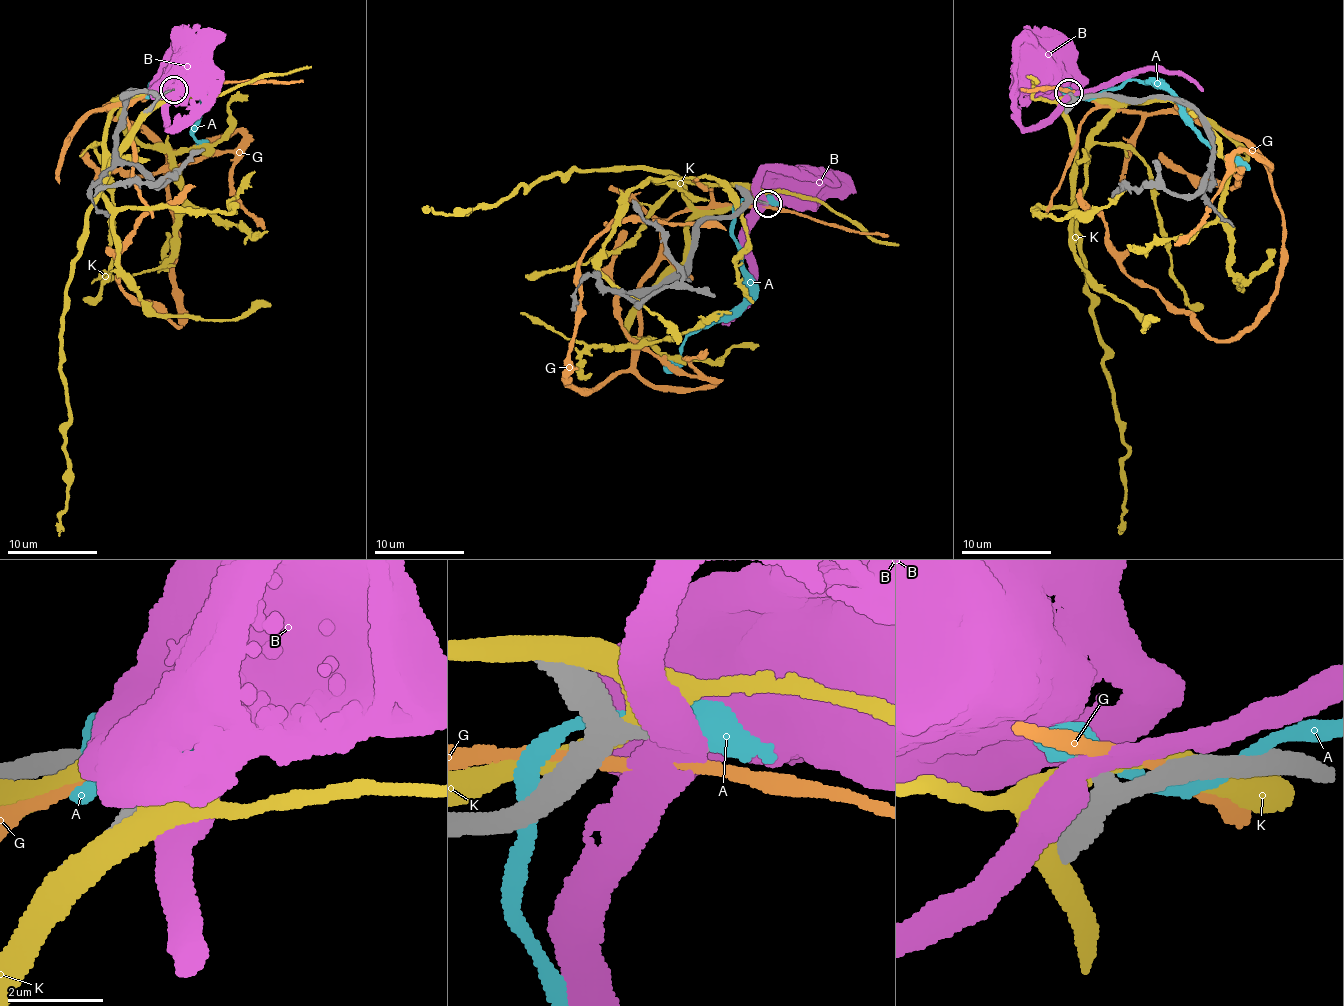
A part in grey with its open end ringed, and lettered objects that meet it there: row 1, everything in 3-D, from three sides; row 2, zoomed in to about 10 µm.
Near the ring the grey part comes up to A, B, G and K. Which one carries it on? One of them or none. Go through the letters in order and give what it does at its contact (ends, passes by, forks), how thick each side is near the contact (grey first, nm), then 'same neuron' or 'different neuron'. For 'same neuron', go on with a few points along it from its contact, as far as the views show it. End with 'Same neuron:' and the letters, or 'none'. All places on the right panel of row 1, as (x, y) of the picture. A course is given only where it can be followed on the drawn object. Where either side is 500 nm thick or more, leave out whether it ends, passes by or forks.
A: 260 nm thick on the grey side, 550 nm on the other; different neuron
B: it forks there; 280 nm thick on the grey side, 420 nm on the other; different neuron
G: it passes by; 190 nm thick on the grey side, 240 nm on the other; different neuron
K: it passes by; 240 nm thick on the grey side, 440 nm on the other; different neuron
Same neuron: none

